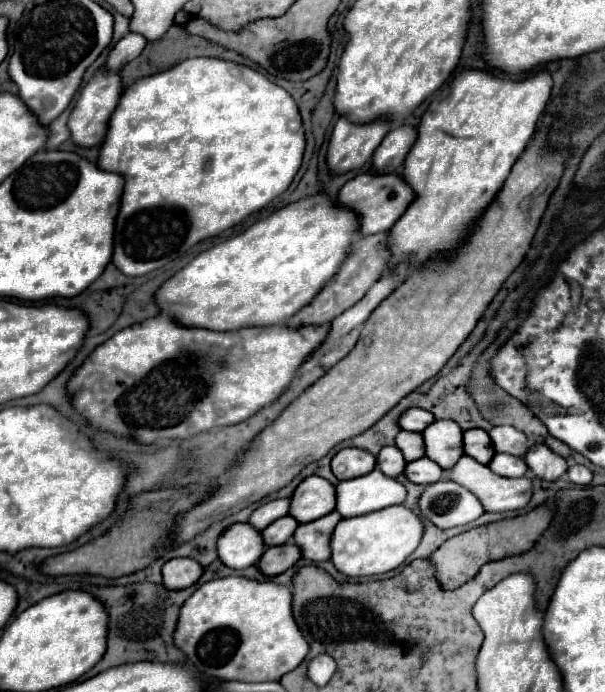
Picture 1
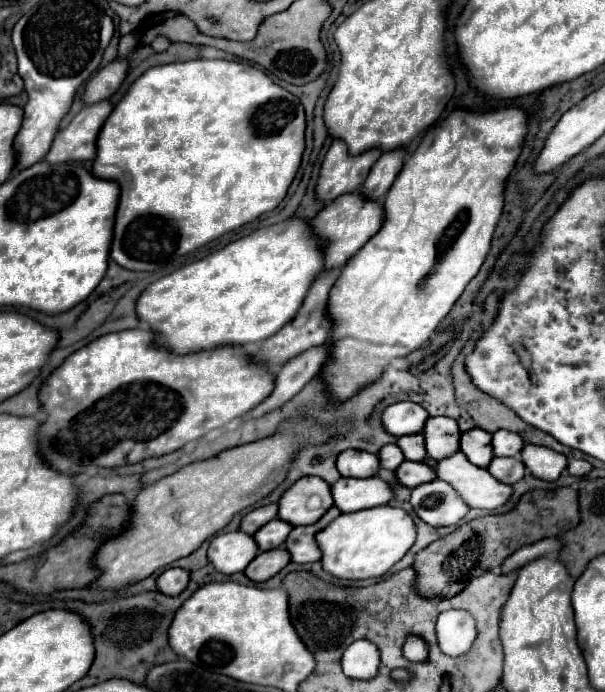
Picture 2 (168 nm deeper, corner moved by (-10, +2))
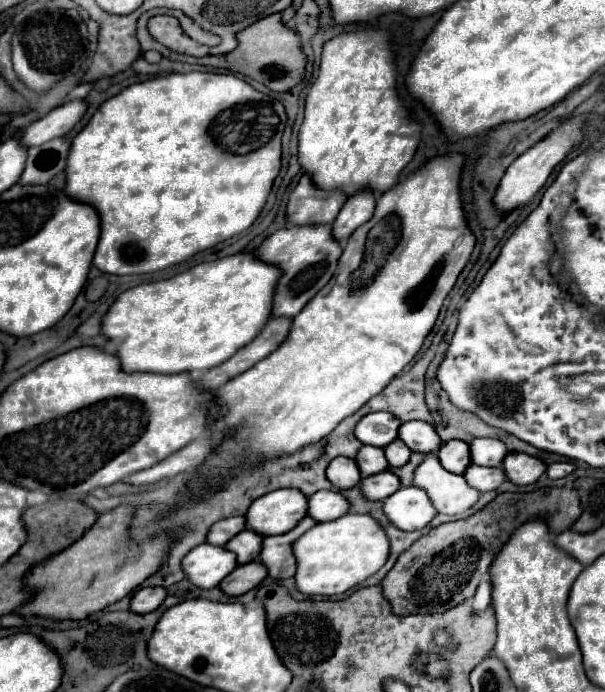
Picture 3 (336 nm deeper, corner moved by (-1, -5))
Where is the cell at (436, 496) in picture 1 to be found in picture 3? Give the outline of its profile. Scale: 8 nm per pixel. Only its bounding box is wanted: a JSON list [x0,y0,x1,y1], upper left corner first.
[384,485,438,531]

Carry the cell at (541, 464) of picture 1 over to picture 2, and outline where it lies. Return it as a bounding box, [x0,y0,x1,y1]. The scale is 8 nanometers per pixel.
[521,444,567,480]

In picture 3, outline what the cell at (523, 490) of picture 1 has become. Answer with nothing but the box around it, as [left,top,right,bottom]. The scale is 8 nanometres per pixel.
[414,455,482,515]

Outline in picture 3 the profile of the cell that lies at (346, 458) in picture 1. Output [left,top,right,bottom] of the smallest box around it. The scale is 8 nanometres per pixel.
[326,457,362,491]

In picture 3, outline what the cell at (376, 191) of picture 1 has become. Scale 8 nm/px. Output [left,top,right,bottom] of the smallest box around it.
[256,225,342,317]

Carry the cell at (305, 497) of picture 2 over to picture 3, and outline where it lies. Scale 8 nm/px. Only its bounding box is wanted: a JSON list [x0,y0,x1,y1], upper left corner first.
[246,489,308,535]

